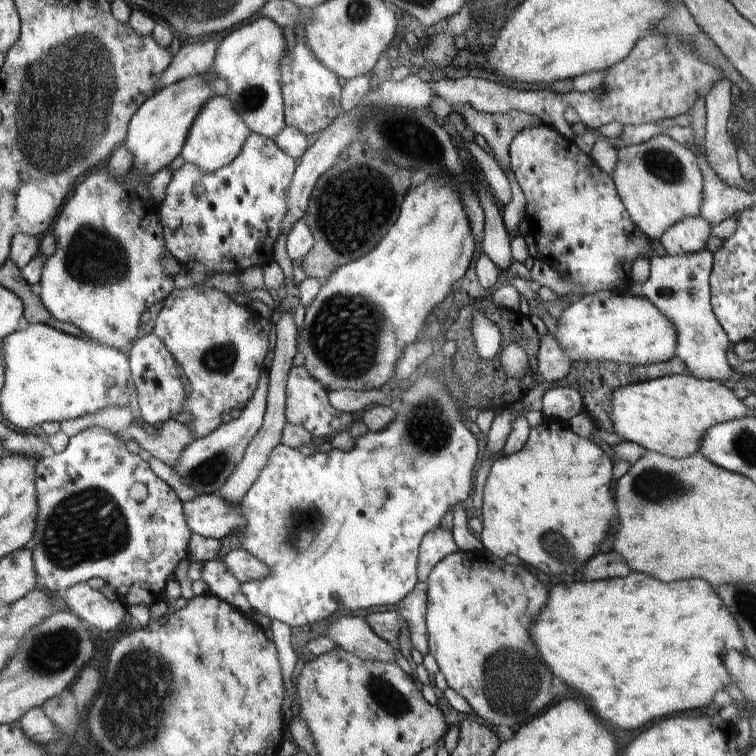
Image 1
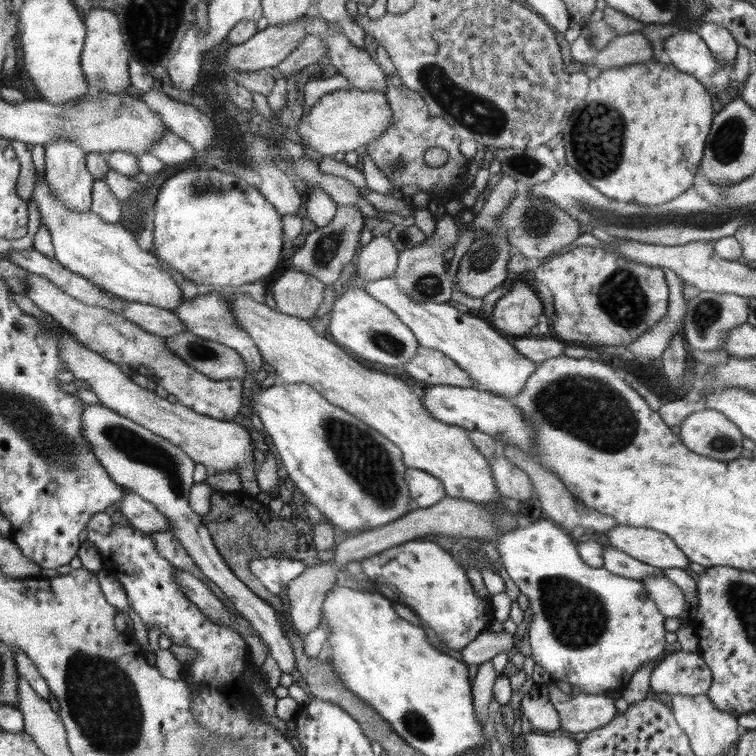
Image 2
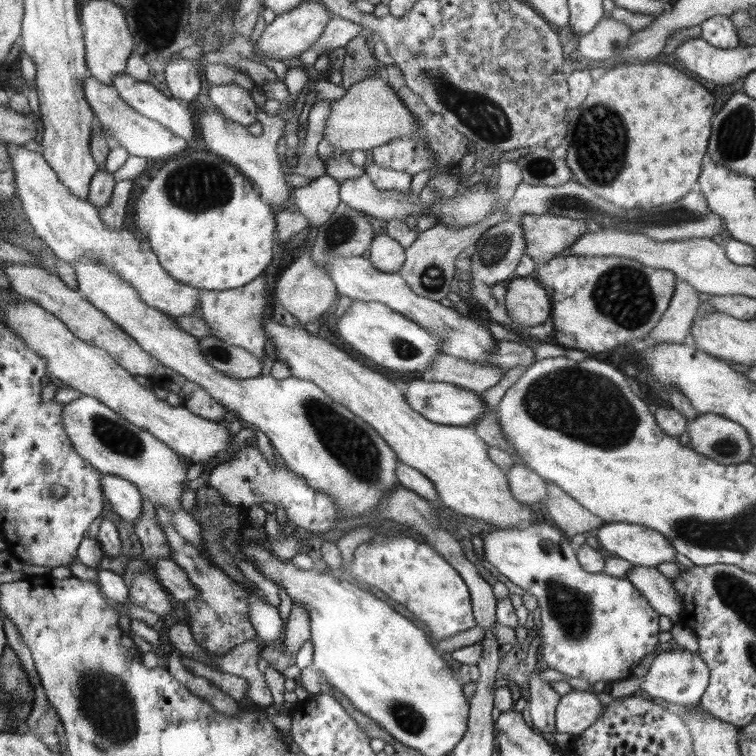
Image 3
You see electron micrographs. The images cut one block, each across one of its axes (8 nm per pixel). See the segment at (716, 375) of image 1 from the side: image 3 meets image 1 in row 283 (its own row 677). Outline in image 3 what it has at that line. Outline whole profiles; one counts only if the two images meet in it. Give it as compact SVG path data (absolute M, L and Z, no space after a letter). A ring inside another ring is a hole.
M657 651L656 656L648 670L649 674L642 679L631 678L608 684L603 691L614 699L630 697L648 693L651 697L664 698L668 703L694 706L699 705L701 697L709 686L709 668L696 652L682 651Z

